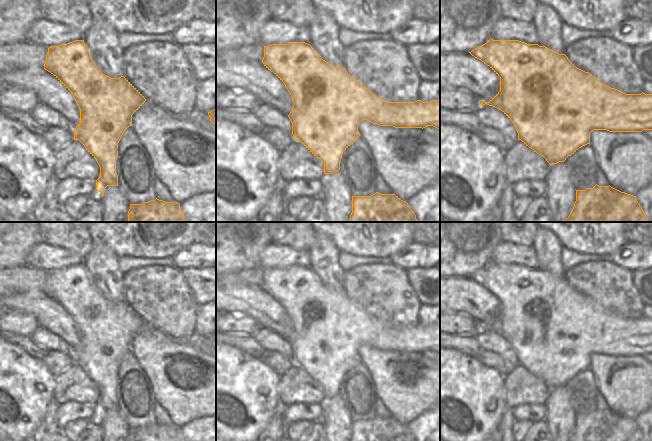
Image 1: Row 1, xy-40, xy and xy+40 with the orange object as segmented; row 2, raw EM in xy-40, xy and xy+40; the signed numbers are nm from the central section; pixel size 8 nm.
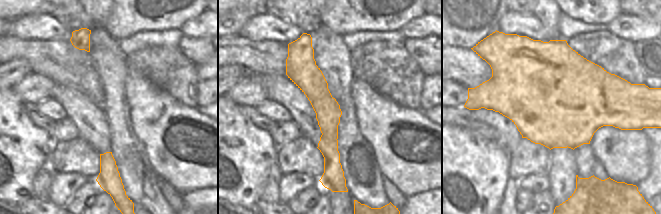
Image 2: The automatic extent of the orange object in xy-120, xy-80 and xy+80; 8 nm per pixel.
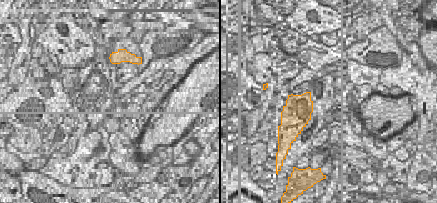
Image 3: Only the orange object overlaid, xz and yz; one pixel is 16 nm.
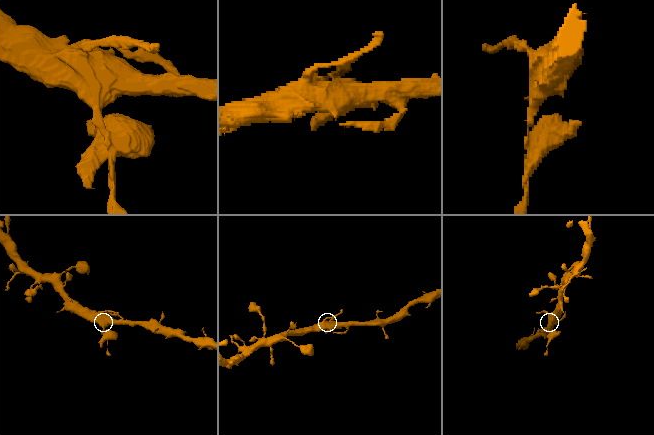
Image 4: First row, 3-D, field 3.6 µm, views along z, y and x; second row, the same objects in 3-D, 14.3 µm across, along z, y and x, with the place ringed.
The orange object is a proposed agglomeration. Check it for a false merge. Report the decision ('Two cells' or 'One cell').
Two cells

